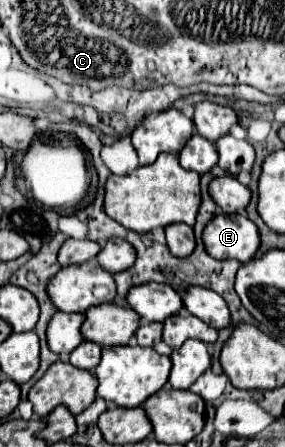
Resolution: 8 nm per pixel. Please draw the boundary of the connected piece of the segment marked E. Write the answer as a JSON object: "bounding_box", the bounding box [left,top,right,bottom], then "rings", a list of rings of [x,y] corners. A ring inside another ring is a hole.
{"bounding_box":[204,215,260,263],"rings":[[[216,215],[204,229],[204,245],[216,259],[238,259],[246,263],[256,257],[260,233],[244,215]]]}

